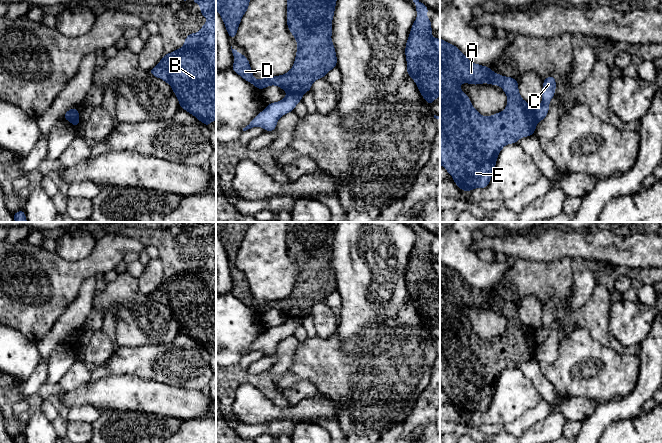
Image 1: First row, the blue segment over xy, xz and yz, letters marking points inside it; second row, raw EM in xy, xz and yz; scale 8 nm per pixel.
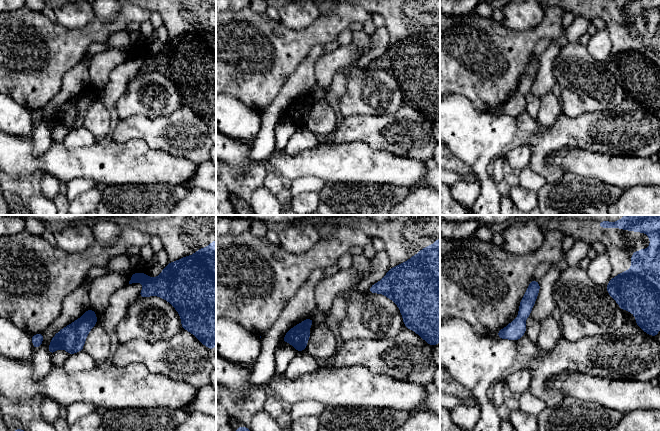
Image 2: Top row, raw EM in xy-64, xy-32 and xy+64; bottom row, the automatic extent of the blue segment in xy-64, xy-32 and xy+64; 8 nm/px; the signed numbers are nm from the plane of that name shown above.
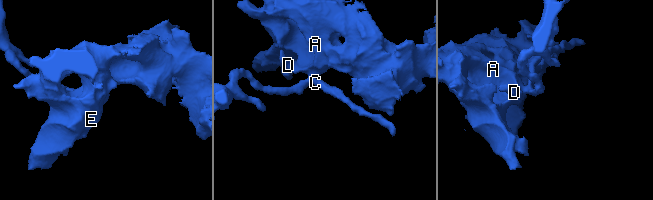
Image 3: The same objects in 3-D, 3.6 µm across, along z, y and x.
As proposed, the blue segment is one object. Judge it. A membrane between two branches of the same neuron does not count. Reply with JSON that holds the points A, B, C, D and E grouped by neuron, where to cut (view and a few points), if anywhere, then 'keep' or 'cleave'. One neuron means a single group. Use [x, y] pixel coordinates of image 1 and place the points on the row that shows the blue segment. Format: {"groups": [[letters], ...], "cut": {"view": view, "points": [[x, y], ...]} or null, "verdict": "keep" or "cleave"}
{"groups": [["A", "B", "D", "E"], ["C"]], "cut": {"view": "xz", "points": [[288, 92], [296, 92], [302, 95]]}, "verdict": "cleave"}

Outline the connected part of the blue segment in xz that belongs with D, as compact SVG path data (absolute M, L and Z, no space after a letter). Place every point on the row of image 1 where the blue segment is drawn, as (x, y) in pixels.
M287 0L287 27L298 44L294 64L288 73L256 80L253 77L248 58L231 46L234 56L232 70L260 90L270 85L276 85L287 93L303 95L310 91L315 80L324 78L330 70L337 66L335 47L331 40L331 24L336 2L337 0Z

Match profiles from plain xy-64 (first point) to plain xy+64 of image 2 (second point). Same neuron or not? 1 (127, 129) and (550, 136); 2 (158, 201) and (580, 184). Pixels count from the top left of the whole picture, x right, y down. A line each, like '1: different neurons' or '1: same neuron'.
1: same neuron
2: same neuron

